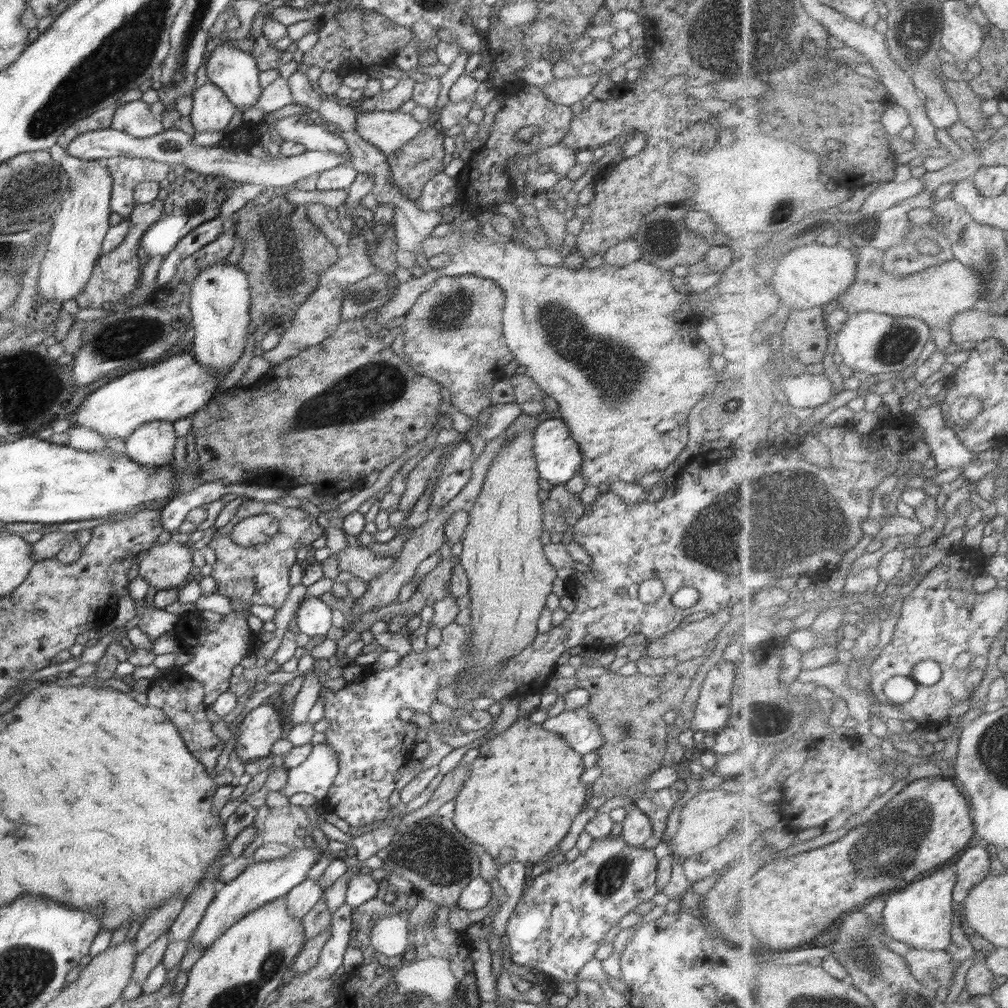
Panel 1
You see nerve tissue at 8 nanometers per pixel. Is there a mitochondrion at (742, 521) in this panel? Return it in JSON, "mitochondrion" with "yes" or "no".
{"mitochondrion":"yes"}

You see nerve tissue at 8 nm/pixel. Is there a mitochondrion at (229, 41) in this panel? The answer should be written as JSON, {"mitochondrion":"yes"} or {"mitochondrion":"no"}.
{"mitochondrion":"no"}

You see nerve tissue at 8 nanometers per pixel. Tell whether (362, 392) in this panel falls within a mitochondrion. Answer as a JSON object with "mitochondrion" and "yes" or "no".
{"mitochondrion":"yes"}

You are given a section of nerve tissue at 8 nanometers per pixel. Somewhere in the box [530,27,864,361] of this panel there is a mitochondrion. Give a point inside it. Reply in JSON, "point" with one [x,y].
{"point":[661,237]}

